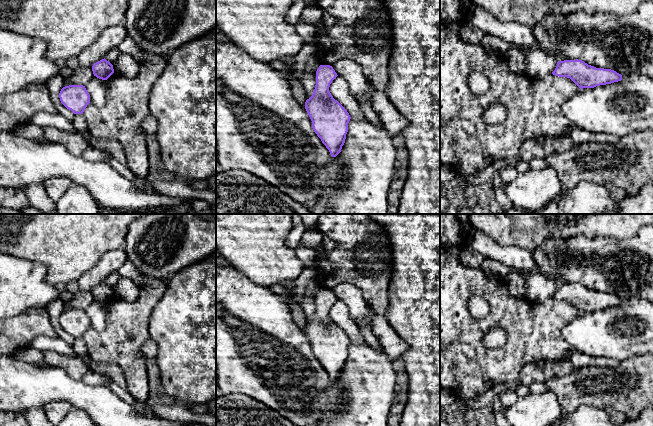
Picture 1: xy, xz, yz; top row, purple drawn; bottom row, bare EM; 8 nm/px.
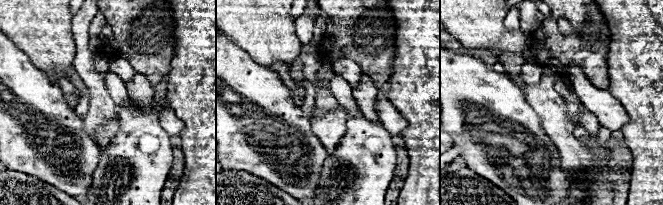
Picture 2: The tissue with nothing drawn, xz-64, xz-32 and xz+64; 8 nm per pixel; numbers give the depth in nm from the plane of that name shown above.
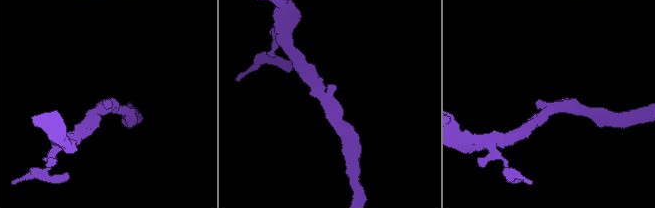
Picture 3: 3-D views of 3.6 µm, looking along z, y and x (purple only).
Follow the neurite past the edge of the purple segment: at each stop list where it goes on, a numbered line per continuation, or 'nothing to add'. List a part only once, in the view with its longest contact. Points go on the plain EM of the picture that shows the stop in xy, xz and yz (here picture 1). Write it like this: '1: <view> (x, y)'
nothing to add

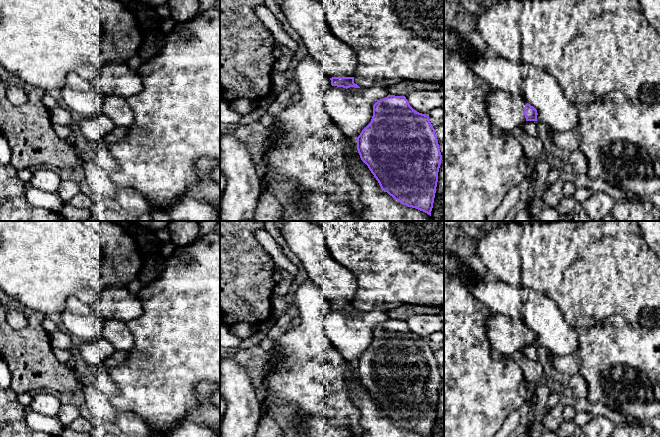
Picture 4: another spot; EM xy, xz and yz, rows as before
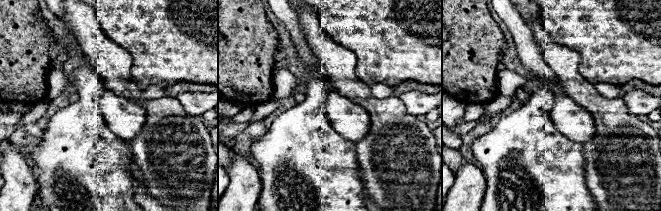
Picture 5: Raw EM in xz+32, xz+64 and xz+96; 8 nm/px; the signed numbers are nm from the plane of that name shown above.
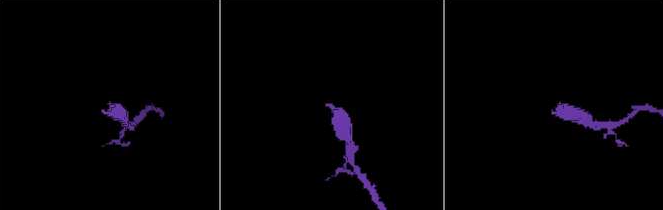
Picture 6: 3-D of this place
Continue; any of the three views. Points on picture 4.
1: xz (306, 240)

